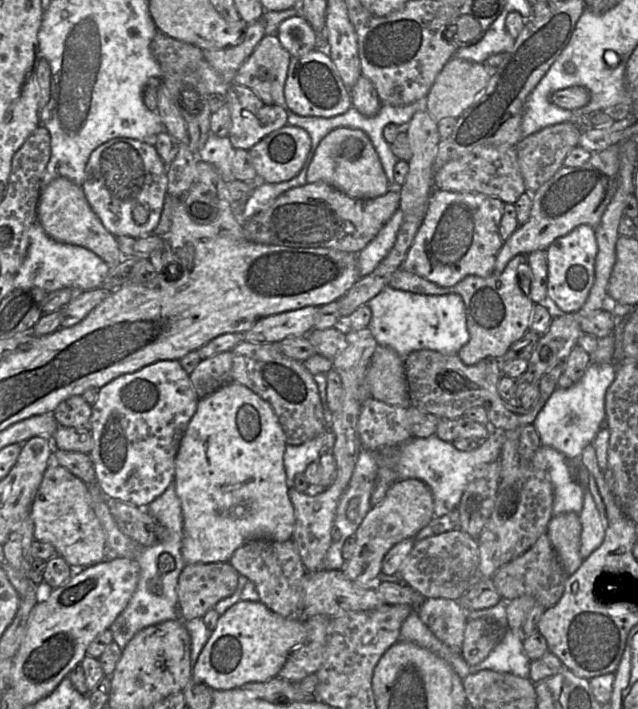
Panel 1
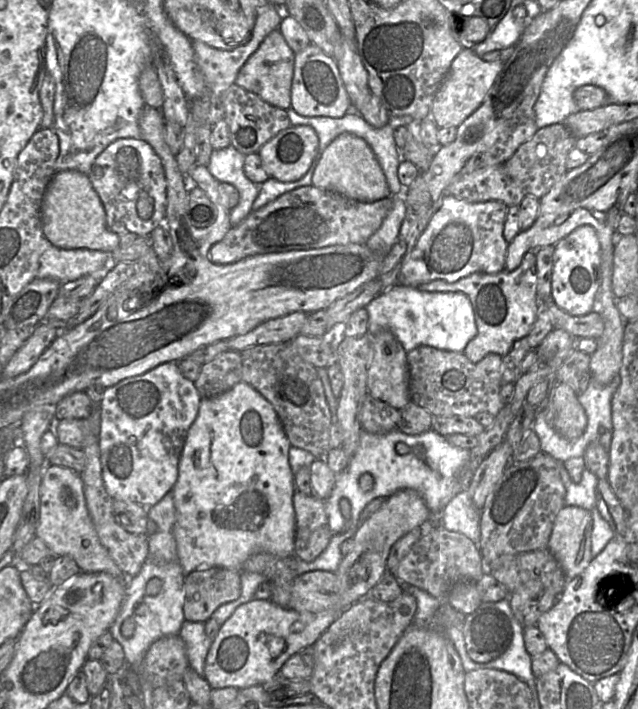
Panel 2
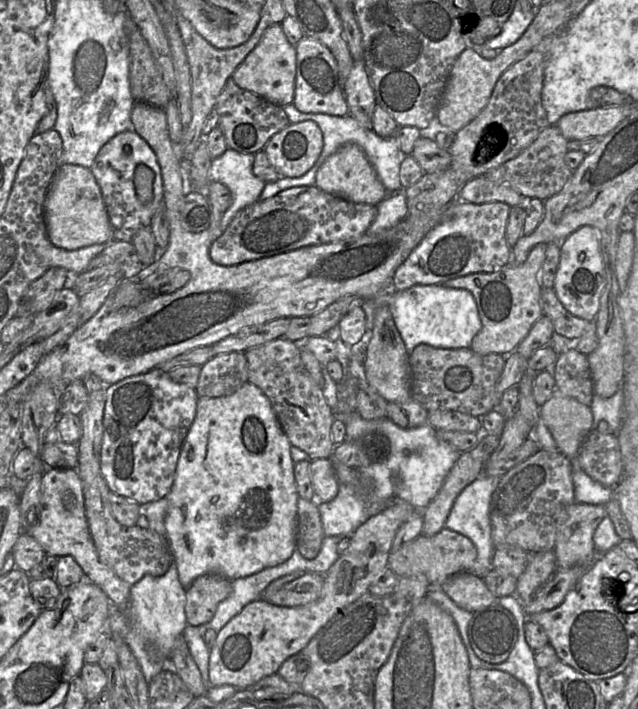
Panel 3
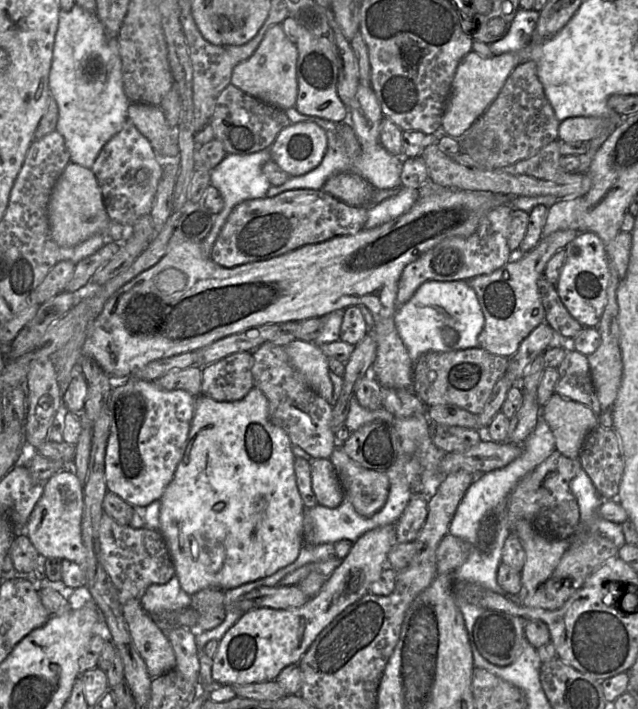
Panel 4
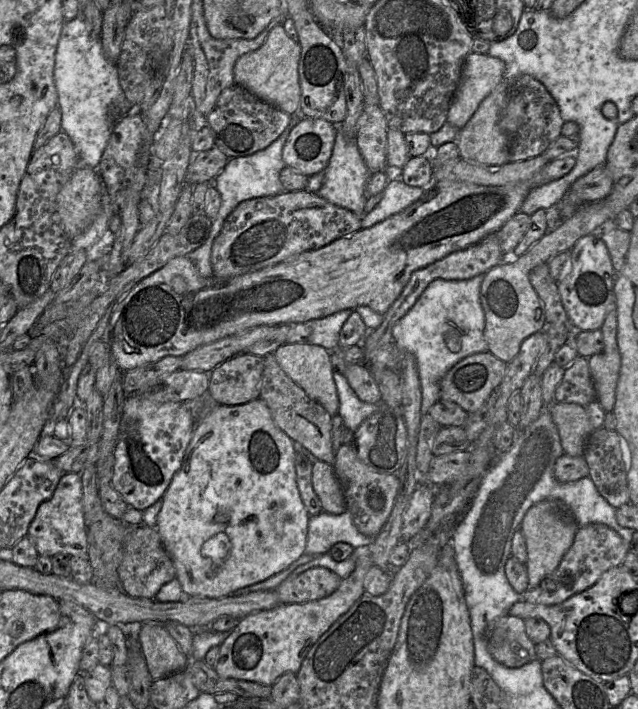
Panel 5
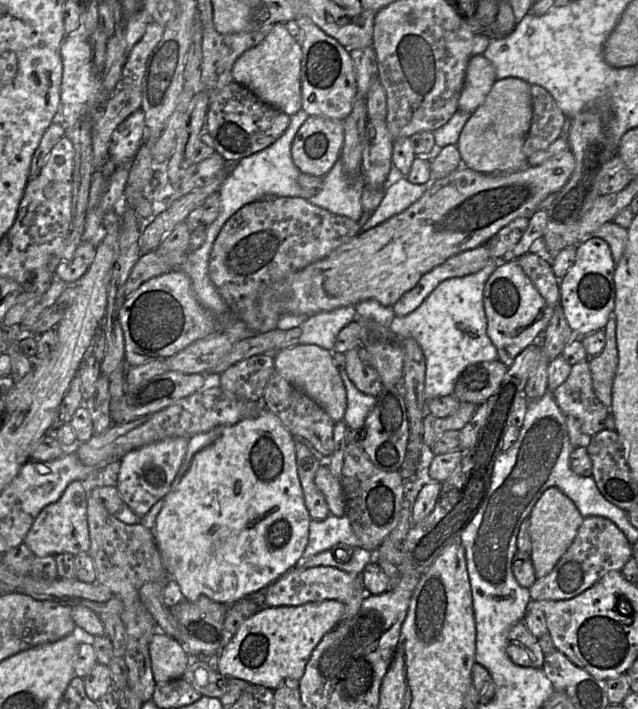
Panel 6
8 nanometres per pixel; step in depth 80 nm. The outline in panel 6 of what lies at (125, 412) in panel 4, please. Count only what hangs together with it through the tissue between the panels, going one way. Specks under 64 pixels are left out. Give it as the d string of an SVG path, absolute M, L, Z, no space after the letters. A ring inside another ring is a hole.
M166 438L125 454L119 460L116 489L123 503L140 519L169 491L185 456L188 438Z

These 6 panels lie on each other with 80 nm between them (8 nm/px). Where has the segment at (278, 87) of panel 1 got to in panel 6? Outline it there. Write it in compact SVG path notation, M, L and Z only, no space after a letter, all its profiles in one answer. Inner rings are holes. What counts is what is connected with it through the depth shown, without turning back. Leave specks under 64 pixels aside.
M275 24L264 41L237 59L232 69L233 79L251 90L264 103L291 117L301 109L302 105L302 54L302 46L289 33L286 24Z

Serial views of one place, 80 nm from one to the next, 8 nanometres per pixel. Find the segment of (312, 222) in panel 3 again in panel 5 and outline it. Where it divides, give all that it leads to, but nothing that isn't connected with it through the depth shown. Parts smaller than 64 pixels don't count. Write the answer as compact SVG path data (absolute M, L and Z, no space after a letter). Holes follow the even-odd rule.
M307 190L245 200L228 215L213 242L210 257L212 279L220 283L229 282L303 252L322 248L360 229L362 216Z

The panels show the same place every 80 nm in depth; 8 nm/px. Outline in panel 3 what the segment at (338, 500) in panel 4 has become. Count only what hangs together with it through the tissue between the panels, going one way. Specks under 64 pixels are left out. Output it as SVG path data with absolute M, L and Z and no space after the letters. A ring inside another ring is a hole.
M329 459L310 461L310 480L317 502L332 501L339 492L340 482Z

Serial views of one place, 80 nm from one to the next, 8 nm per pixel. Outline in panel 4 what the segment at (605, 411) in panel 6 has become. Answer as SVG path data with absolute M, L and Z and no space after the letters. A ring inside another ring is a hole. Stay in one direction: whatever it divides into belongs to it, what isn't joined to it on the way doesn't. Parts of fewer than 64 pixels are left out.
M575 349L568 350L557 367L559 379L555 385L558 395L582 403L598 417L602 413L590 375L587 356Z

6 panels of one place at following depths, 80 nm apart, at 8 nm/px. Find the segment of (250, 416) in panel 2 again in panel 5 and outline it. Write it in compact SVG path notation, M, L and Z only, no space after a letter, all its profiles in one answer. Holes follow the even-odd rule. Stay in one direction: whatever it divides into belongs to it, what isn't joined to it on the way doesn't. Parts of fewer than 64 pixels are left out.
M260 399L246 404L217 405L205 418L195 425L191 440L185 450L181 466L161 498L162 507L158 513L155 529L168 553L174 568L175 578L182 590L190 597L210 599L233 595L241 588L257 584L285 570L305 553L310 515L305 509L296 484L295 451L293 441L275 424L269 408Z

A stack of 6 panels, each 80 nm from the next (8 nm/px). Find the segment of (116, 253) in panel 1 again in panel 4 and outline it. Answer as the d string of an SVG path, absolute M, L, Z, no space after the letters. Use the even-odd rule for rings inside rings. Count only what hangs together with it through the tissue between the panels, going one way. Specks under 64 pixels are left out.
M70 162L58 178L49 201L50 234L60 247L72 247L96 234L107 234L110 218L107 215L98 181L91 168Z

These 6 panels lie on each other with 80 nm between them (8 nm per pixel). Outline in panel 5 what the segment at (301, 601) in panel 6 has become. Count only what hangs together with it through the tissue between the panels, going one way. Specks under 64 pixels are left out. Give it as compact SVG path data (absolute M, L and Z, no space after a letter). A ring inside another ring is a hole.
M324 567L311 568L296 577L287 577L274 591L280 605L301 604L330 596L343 578Z

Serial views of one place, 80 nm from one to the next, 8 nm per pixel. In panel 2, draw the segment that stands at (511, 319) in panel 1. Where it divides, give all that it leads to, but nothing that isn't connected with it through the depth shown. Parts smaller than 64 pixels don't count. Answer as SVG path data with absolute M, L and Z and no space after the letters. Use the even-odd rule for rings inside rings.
M528 251L519 267L512 271L503 270L496 274L472 273L453 283L434 280L417 286L428 292L463 292L473 306L477 326L476 336L468 342L463 353L473 363L482 360L489 353L506 355L515 341L526 337L540 310L538 299L535 251Z

